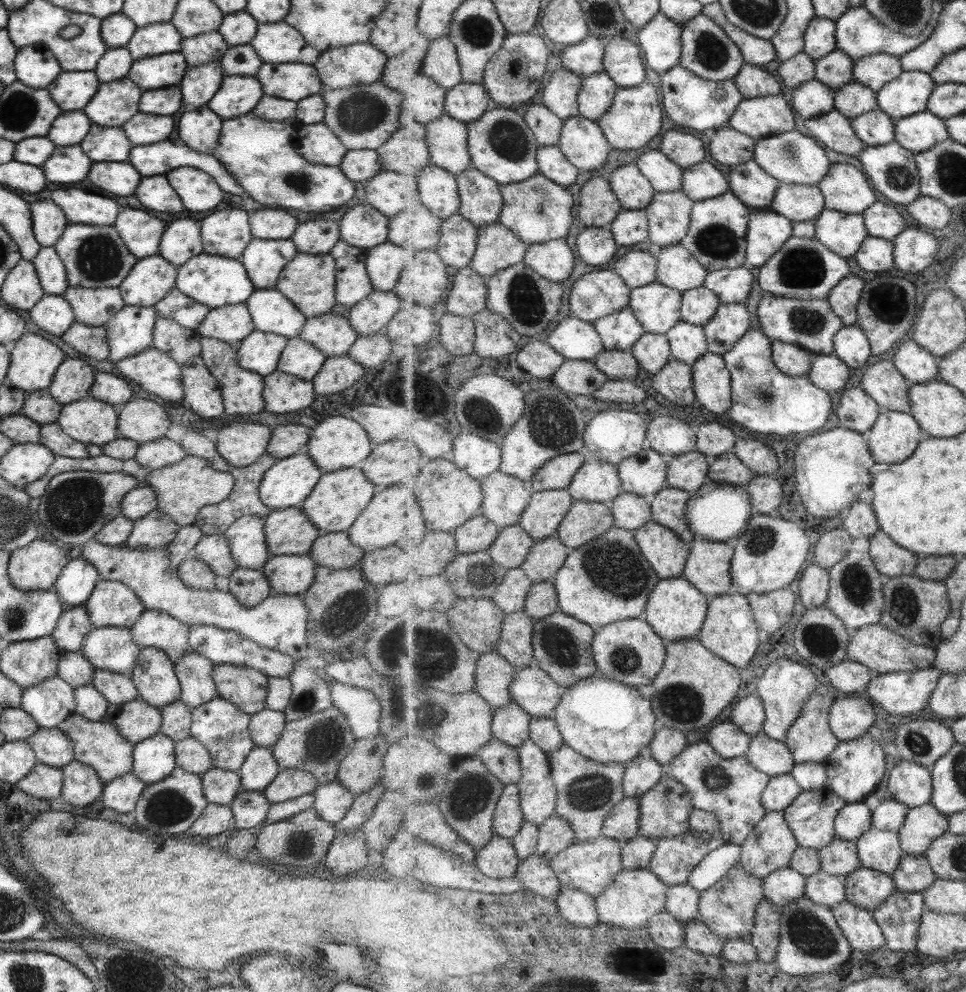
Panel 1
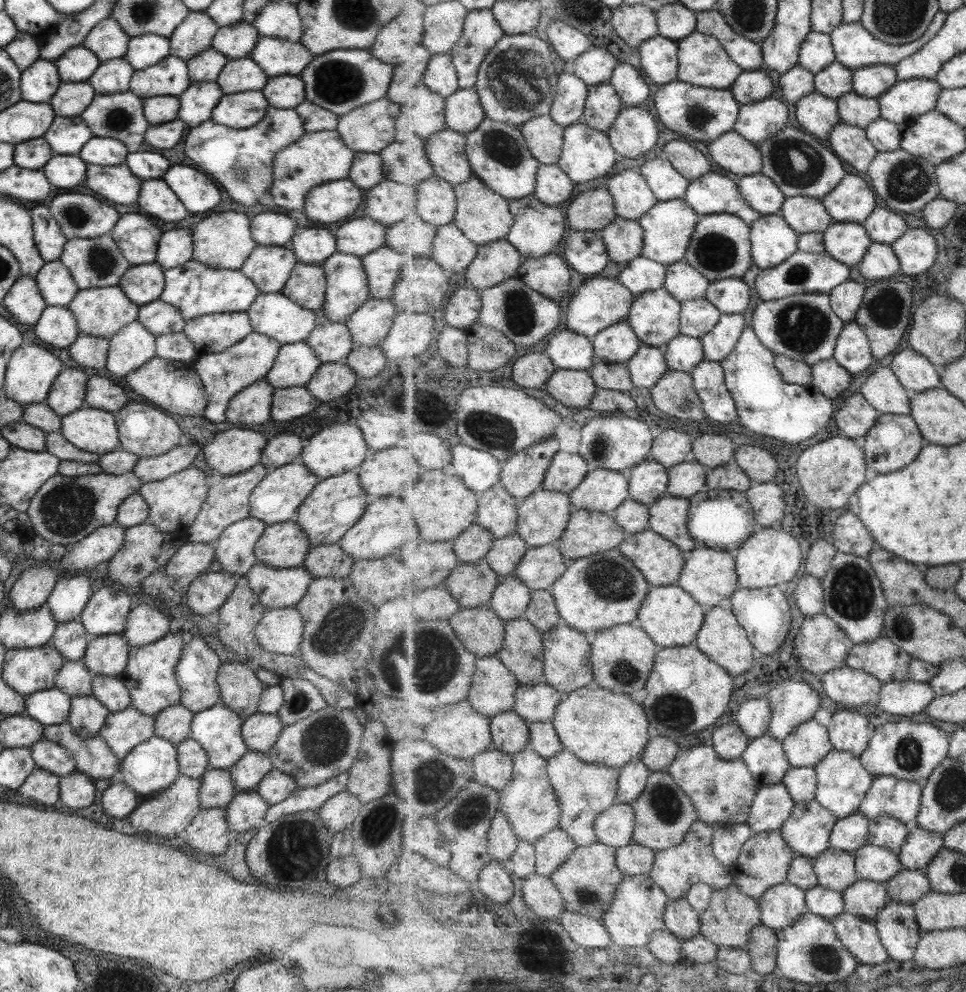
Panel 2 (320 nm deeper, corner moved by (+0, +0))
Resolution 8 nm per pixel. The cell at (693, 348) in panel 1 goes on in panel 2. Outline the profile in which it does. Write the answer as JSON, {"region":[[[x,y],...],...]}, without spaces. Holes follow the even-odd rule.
{"region":[[[679,335],[664,346],[670,370],[693,372],[705,360],[702,339],[690,335]]]}

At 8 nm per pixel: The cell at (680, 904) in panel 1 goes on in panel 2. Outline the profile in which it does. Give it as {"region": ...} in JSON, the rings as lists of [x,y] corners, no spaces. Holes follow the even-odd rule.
{"region":[[[685,898],[672,899],[664,914],[664,921],[666,928],[681,938],[683,942],[695,938],[702,928],[700,913],[693,910]]]}

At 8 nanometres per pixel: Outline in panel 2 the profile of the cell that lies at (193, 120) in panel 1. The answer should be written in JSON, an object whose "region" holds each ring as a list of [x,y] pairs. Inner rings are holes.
{"region":[[[269,106],[266,115],[255,126],[245,129],[231,129],[226,126],[215,124],[210,120],[199,123],[191,127],[189,134],[185,136],[183,142],[183,154],[193,160],[205,174],[211,174],[209,178],[215,178],[215,184],[225,190],[227,198],[231,198],[237,204],[243,206],[253,206],[255,202],[267,200],[270,186],[272,185],[272,164],[275,154],[287,148],[291,143],[299,140],[304,131],[302,120],[296,115],[294,109],[281,109]]]}

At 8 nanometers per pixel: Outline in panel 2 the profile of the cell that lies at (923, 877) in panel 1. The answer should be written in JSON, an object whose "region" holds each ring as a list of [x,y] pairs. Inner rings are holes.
{"region":[[[902,870],[886,883],[889,898],[892,901],[914,904],[933,890],[930,879],[920,870]]]}

